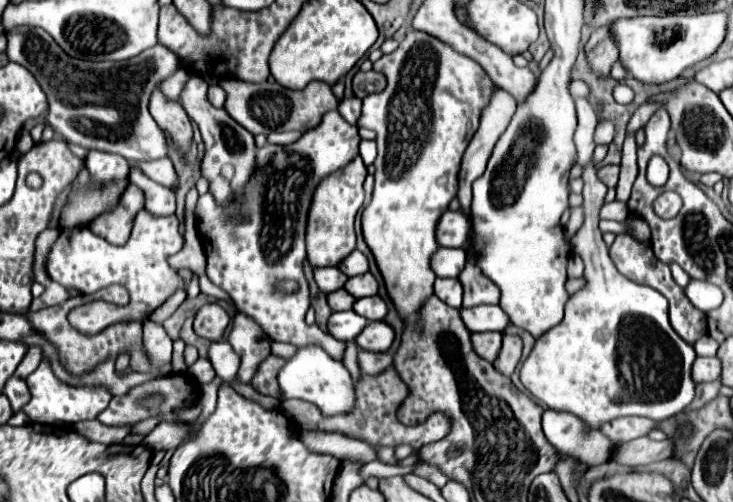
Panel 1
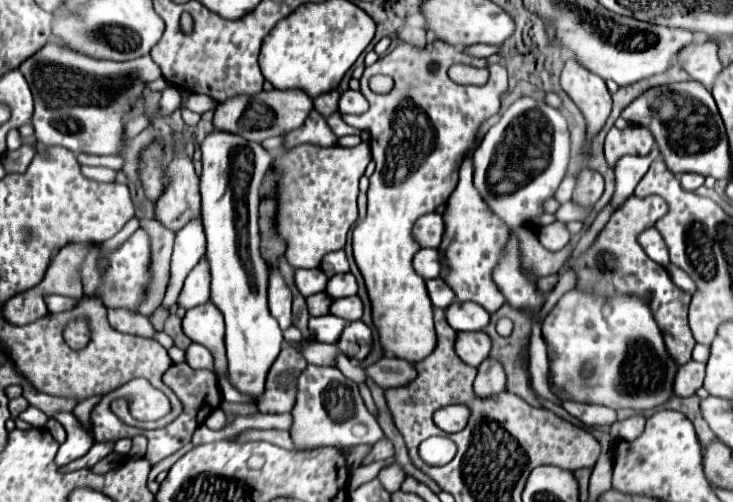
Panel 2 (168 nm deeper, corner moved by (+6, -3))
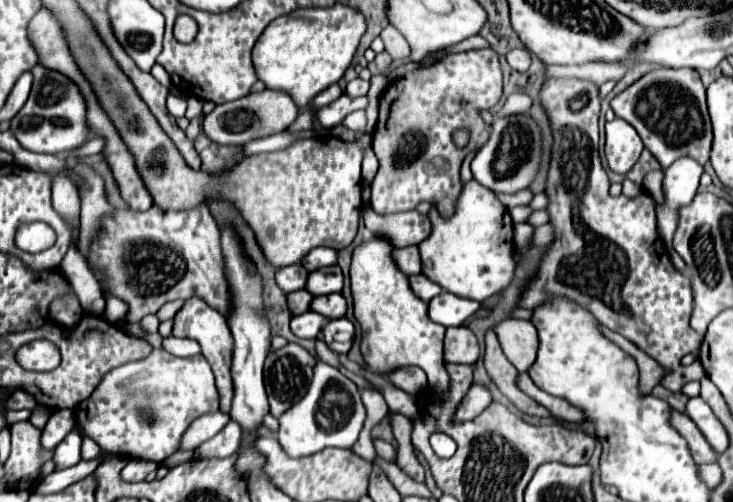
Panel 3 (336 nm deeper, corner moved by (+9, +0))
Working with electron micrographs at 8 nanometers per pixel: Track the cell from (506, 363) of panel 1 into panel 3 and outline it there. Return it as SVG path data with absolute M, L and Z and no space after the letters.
M473 383L469 387L467 395L461 399L455 415L459 421L475 419L475 415L479 415L489 403L491 403L491 391L481 383Z

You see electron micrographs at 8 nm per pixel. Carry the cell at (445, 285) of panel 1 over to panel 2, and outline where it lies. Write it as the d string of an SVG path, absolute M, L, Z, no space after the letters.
M442 278L426 280L426 290L428 290L428 296L436 308L444 310L454 300L454 292L446 286L446 282L442 282Z

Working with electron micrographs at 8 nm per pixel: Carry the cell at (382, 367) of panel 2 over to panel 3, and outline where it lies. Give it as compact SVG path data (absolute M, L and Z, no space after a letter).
M399 367L391 373L387 373L387 379L395 387L399 387L411 395L415 395L415 391L419 391L419 387L423 387L423 383L427 383L427 375L421 367Z

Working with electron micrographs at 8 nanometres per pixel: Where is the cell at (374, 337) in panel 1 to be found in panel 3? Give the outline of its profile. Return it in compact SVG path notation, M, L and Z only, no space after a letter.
M333 319L327 323L327 327L321 331L321 337L325 339L327 347L333 349L339 355L347 355L351 345L353 345L353 337L355 337L355 327L349 319Z

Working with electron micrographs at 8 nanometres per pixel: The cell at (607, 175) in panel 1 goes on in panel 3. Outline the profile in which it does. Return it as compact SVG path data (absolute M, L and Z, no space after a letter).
M551 77L543 83L541 87L541 93L539 93L545 109L547 109L547 115L551 119L551 127L553 127L553 137L555 137L555 143L553 143L553 155L551 155L551 167L549 167L549 179L547 179L547 189L545 193L549 195L549 215L551 215L551 223L555 225L555 243L553 247L549 249L549 253L543 257L543 263L539 267L539 273L537 277L533 279L533 283L529 285L529 289L523 293L523 299L519 303L519 307L525 307L525 309L535 309L551 299L557 299L557 297L565 297L577 305L581 305L583 309L587 309L601 325L609 327L611 331L617 331L621 333L623 337L627 337L629 341L633 341L639 349L647 351L659 365L663 365L667 369L667 375L665 379L661 381L661 385L669 391L681 391L681 385L685 383L677 383L677 373L683 373L683 367L681 367L681 359L695 351L703 337L699 333L695 333L691 327L689 327L689 317L691 317L691 311L693 311L693 295L691 295L691 285L689 285L689 277L685 277L683 273L679 273L673 265L671 265L671 259L667 255L667 249L657 233L657 216L655 211L655 201L647 195L647 193L639 193L637 197L625 197L625 195L619 195L619 197L611 197L609 195L609 181L607 181L607 173L605 169L601 167L601 161L599 161L599 109L601 109L601 97L599 97L599 87L593 83L593 81L587 81L587 79L577 79L577 77Z

